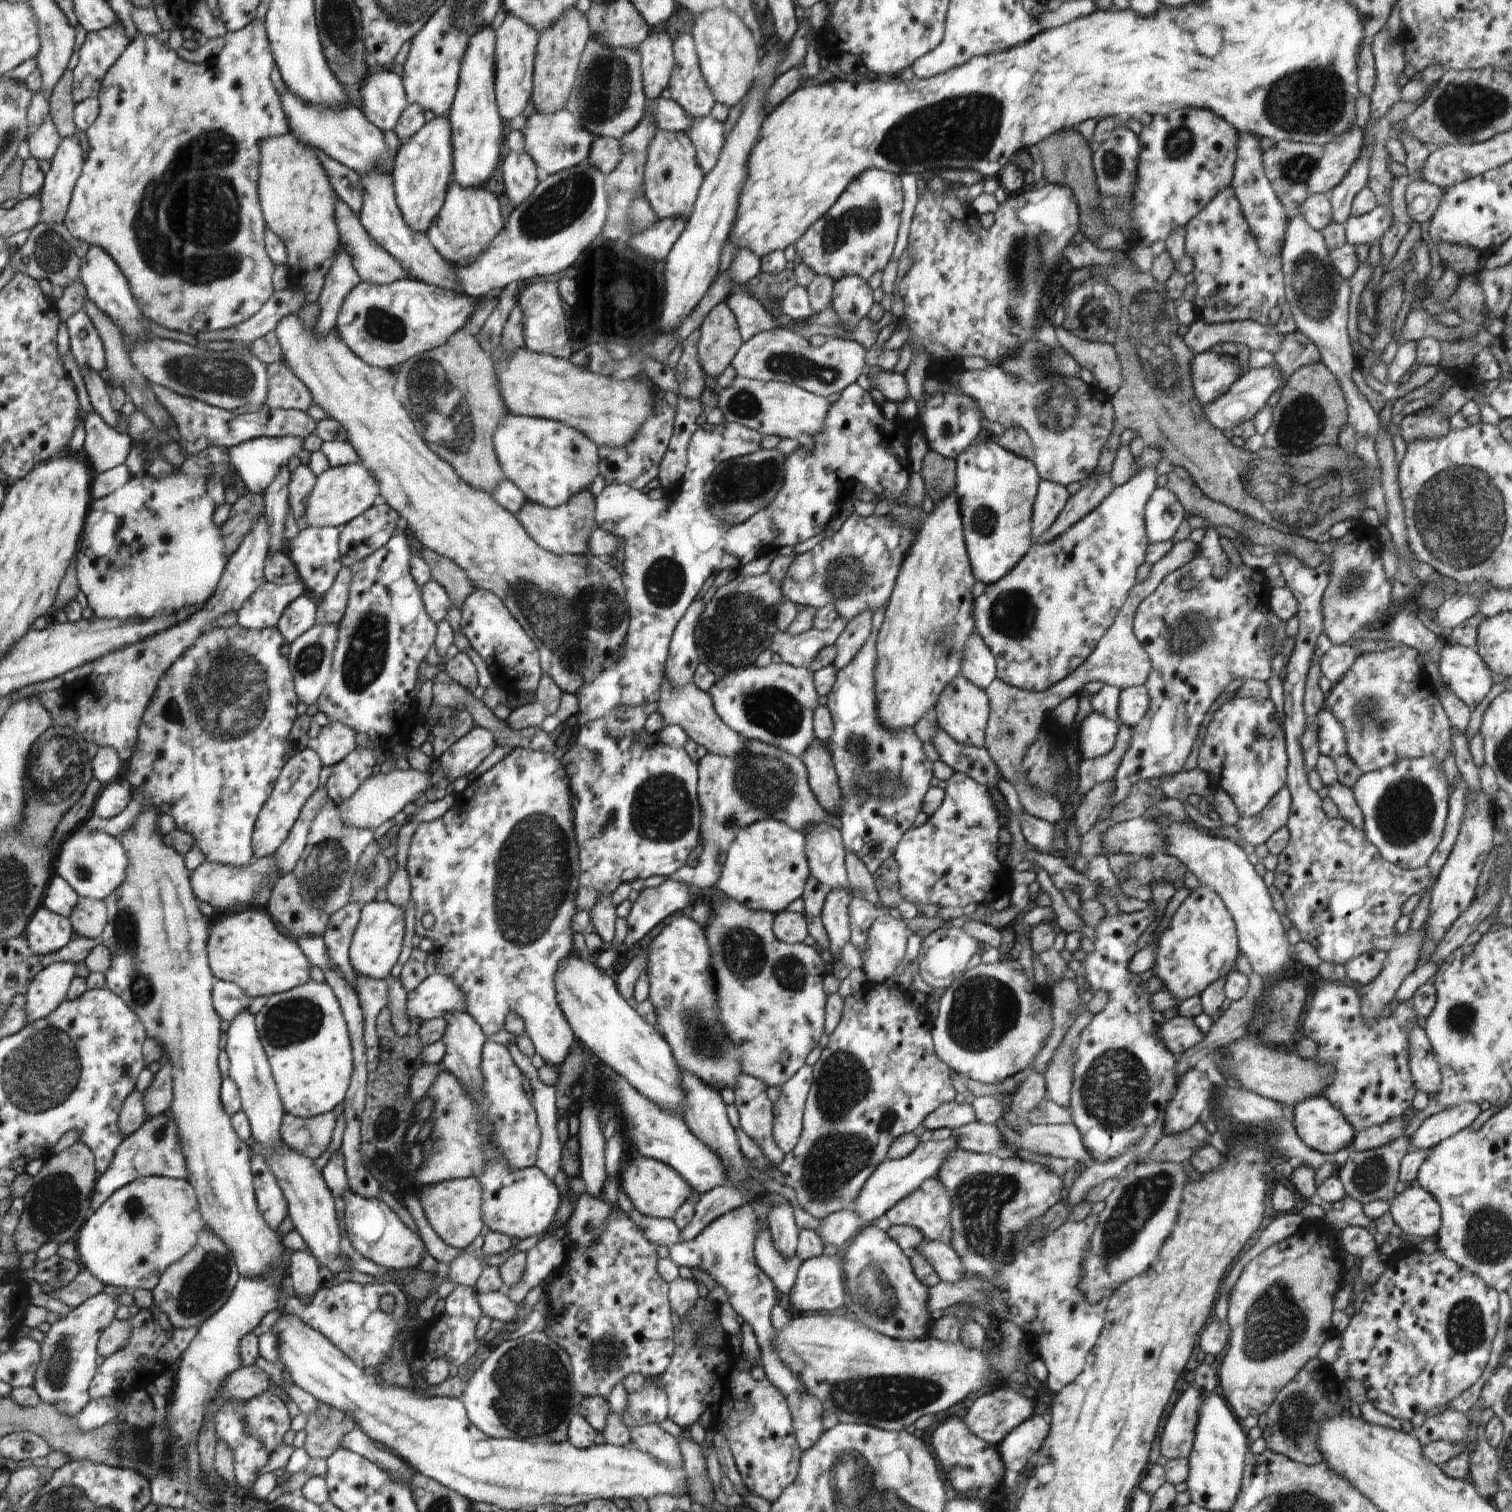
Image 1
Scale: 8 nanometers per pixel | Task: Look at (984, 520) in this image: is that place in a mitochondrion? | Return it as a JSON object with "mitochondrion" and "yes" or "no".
{"mitochondrion":"yes"}

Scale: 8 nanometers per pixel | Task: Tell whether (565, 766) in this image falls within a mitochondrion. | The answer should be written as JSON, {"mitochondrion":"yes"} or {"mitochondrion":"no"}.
{"mitochondrion":"no"}

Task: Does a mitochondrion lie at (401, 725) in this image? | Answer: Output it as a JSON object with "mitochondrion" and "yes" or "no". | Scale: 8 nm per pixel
{"mitochondrion":"no"}

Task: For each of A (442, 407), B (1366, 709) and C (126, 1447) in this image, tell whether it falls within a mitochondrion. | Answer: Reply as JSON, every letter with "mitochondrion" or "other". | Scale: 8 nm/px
{"A":"mitochondrion","B":"mitochondrion","C":"mitochondrion"}

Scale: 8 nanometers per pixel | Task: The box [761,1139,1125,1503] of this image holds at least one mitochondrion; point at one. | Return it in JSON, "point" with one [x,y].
{"point":[887,1398]}

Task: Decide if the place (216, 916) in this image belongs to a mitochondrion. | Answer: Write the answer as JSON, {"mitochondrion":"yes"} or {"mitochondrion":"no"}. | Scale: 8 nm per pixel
{"mitochondrion":"no"}

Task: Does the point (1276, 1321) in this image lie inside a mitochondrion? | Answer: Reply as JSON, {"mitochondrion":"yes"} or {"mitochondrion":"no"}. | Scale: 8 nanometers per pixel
{"mitochondrion":"yes"}

